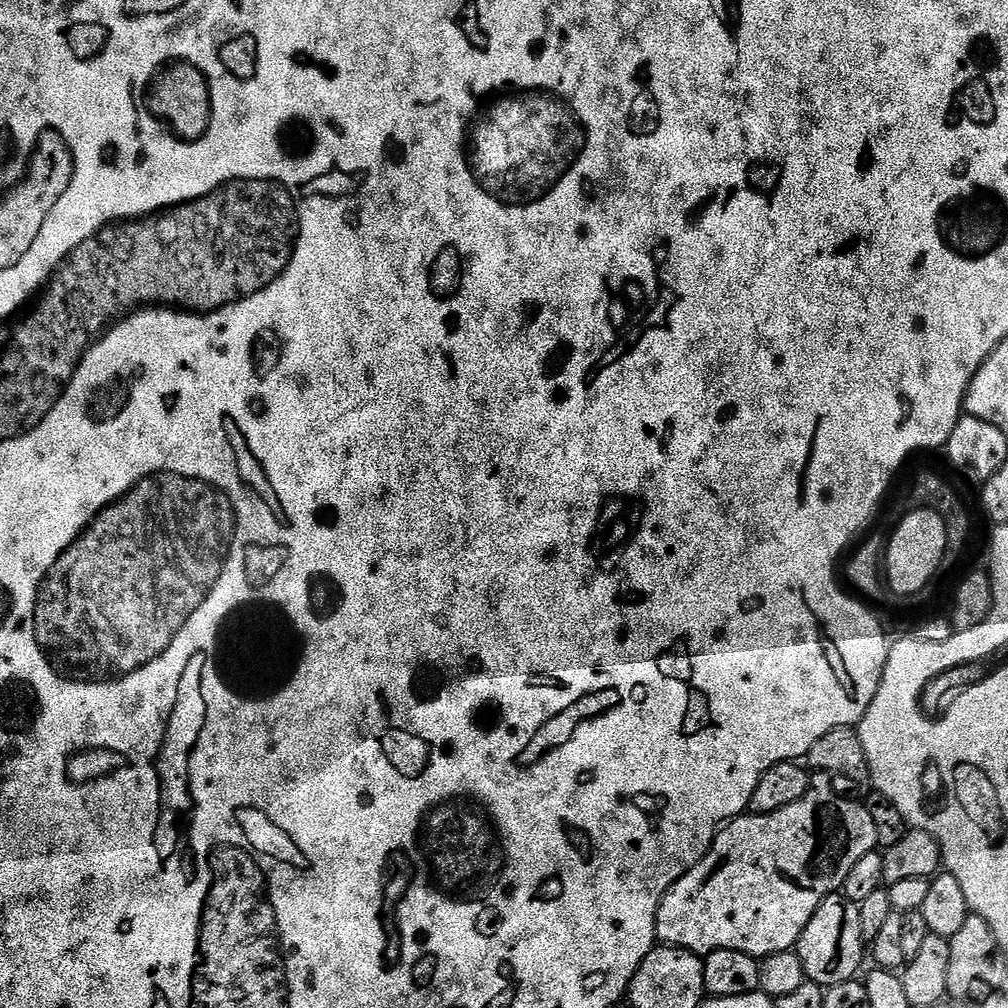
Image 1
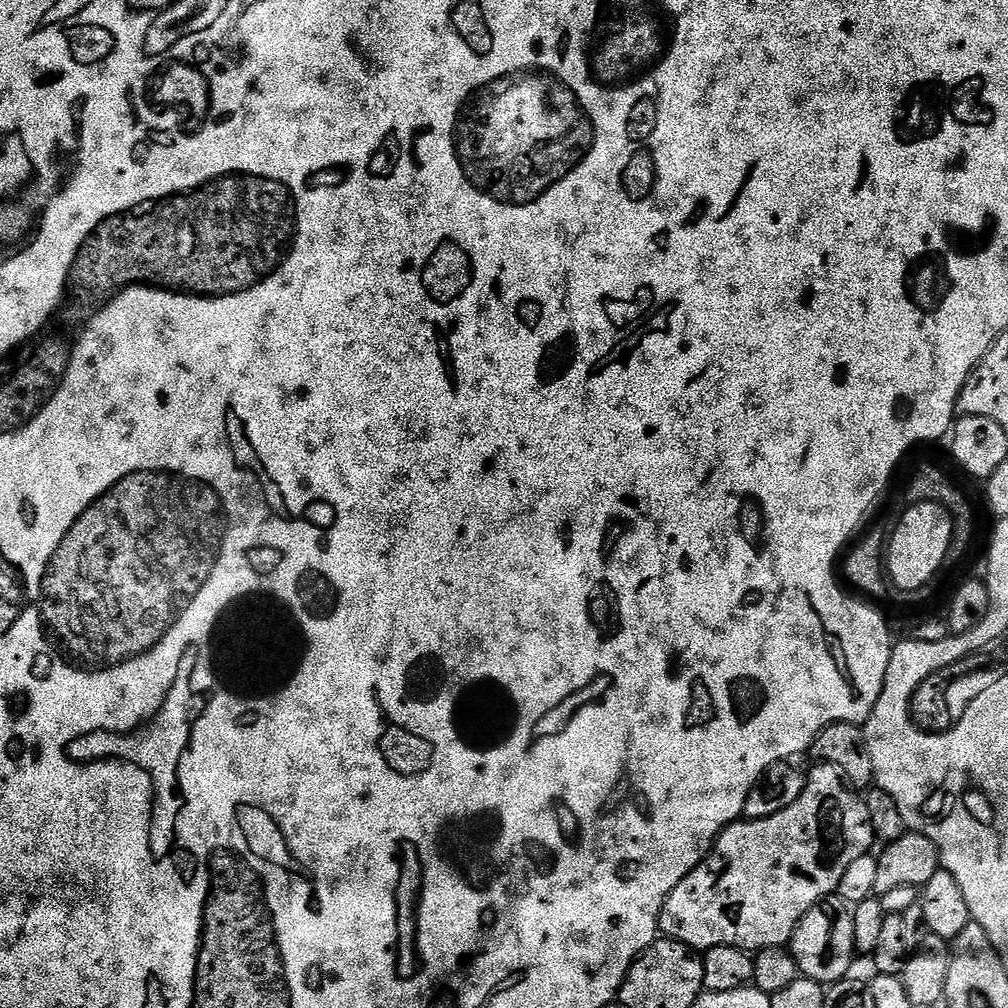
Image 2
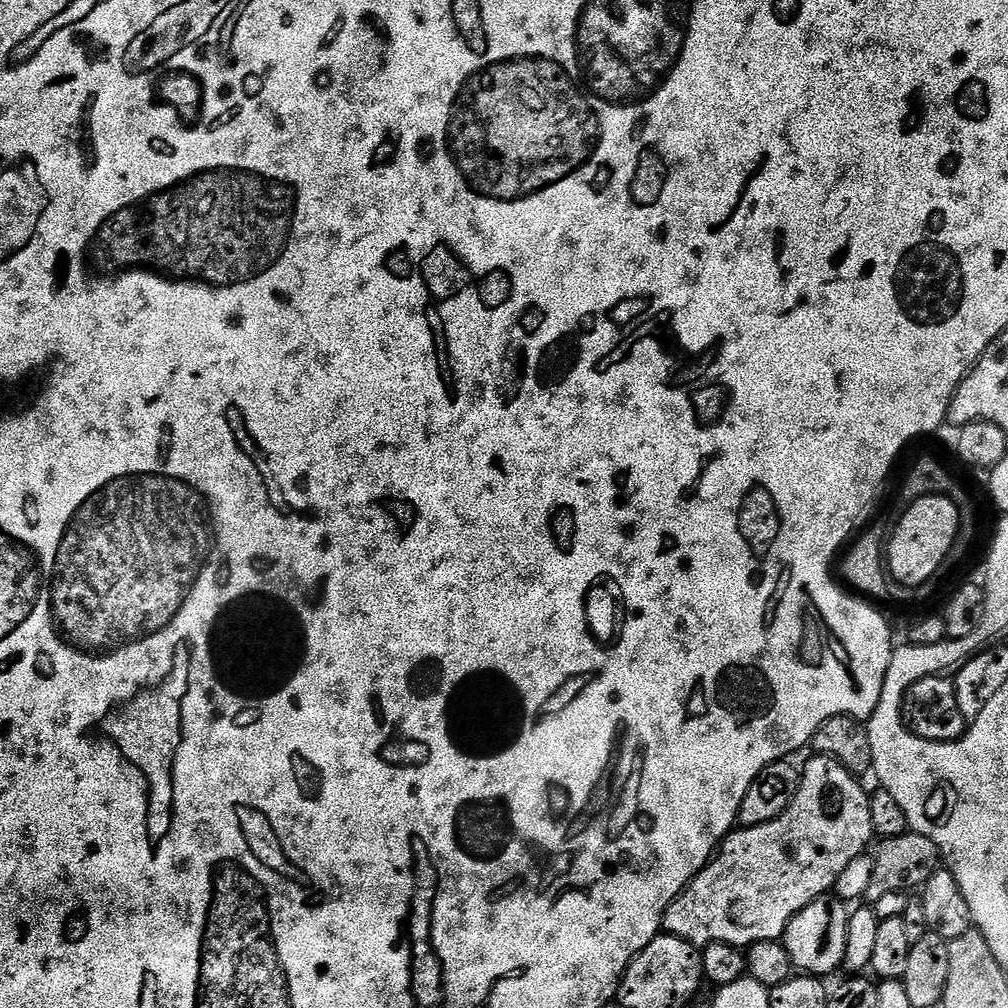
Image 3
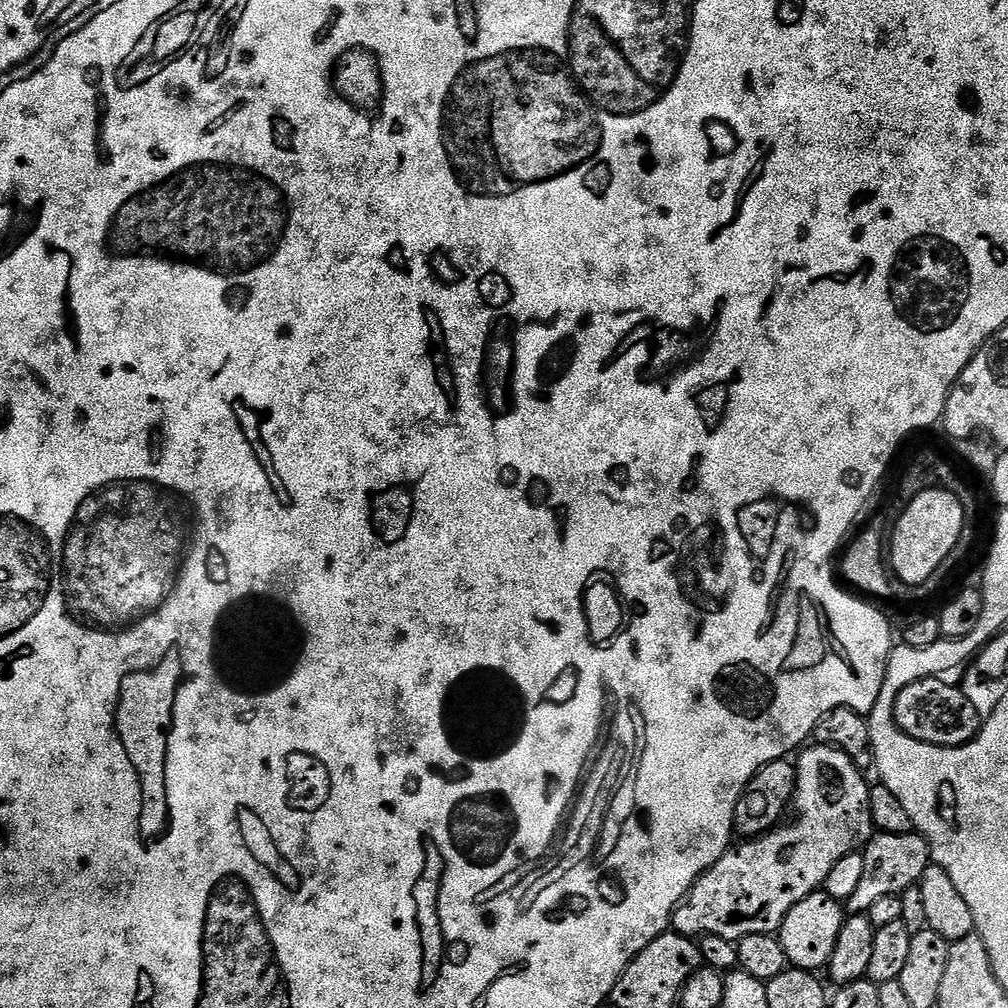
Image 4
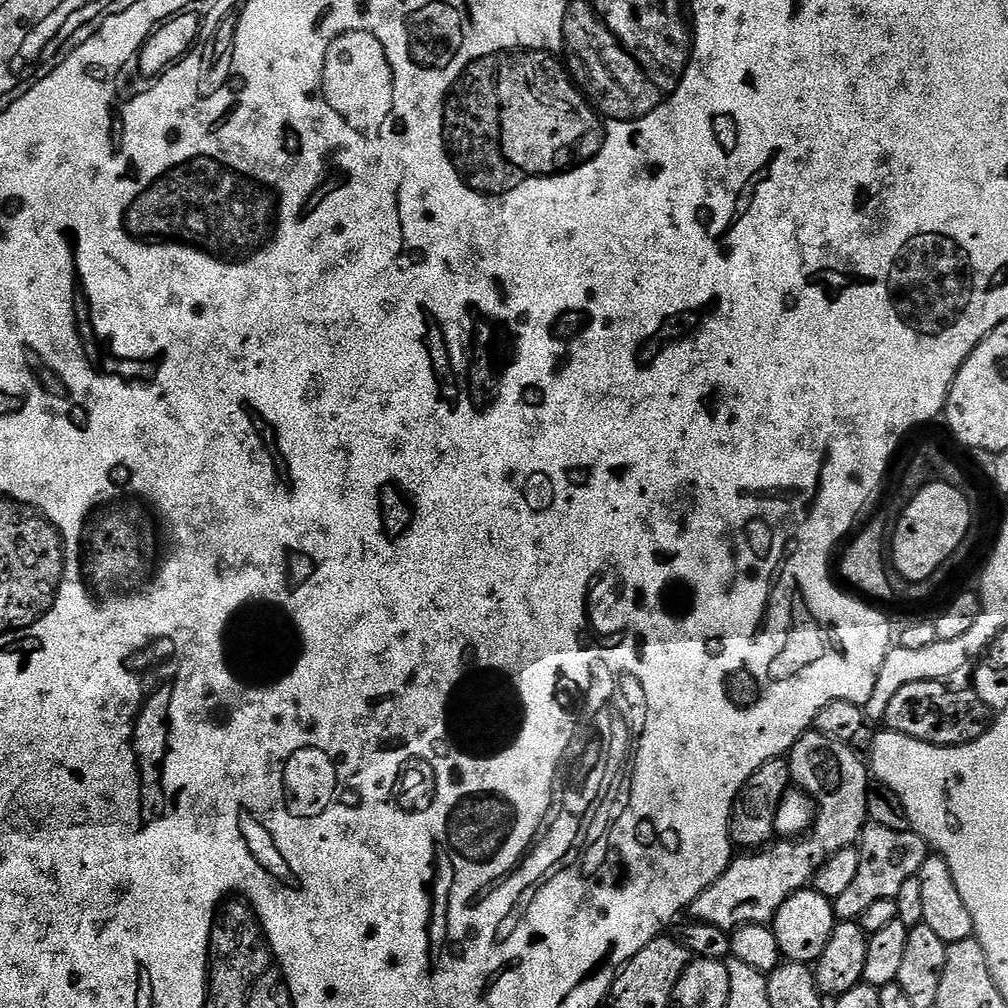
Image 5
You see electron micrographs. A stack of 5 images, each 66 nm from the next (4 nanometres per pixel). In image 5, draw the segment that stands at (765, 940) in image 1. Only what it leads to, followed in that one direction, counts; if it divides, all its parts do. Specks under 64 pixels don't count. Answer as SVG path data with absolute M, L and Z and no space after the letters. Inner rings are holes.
M815 730L804 733L786 759L795 787L807 793L815 805L815 821L807 834L795 839L781 839L763 850L740 854L690 909L693 921L725 930L747 924L771 925L778 910L795 892L803 892L816 879L816 872L829 858L859 841L864 825L869 823L866 794L870 772L856 757L855 747L834 742Z

